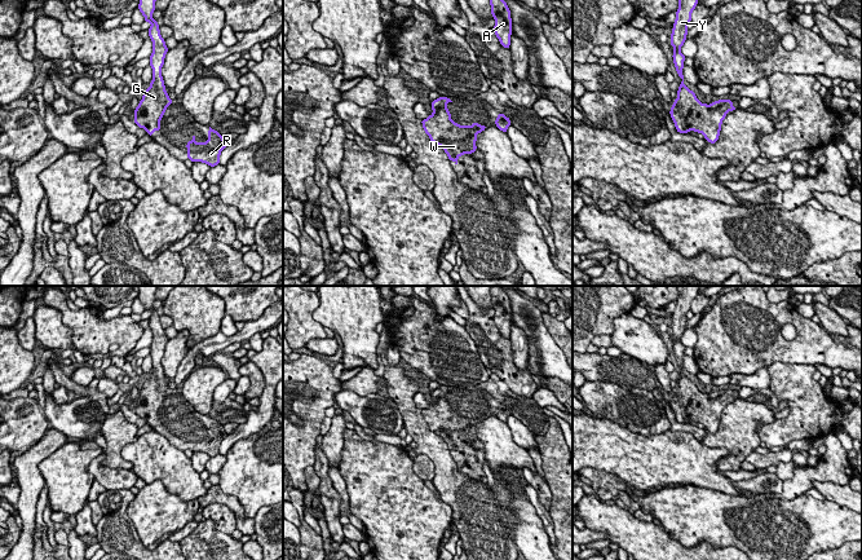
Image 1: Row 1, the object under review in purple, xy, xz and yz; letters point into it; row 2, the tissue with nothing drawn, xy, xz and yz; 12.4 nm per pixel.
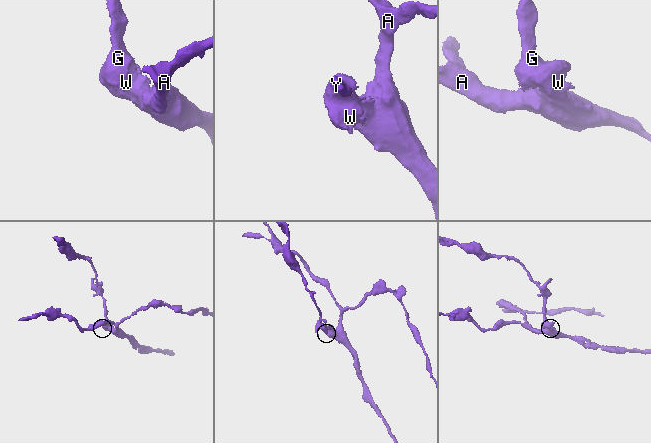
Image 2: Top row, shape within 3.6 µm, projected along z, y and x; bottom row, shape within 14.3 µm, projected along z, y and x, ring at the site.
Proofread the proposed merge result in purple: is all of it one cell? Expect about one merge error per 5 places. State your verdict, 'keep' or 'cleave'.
keep

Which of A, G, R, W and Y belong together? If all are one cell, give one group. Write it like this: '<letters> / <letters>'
A G R W Y

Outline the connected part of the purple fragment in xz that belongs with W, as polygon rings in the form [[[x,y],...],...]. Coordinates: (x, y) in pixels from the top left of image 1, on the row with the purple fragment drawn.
[[[439,97],[430,102],[433,114],[421,120],[429,140],[441,146],[455,164],[459,156],[473,154],[477,150],[477,135],[487,127],[479,123],[472,125],[460,125],[451,119],[451,113],[446,106],[447,102],[454,103],[448,97]]]

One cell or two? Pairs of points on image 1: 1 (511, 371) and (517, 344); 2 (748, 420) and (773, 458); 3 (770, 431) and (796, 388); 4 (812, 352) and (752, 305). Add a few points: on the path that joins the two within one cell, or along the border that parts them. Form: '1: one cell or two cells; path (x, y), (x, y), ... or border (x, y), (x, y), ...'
1: two cells; border (508, 339), (512, 361), (520, 369), (529, 370)
2: two cells; border (755, 452), (745, 459)
3: one cell; path (783, 427), (796, 414), (796, 401)
4: one cell; path (794, 351), (786, 351), (759, 323)

